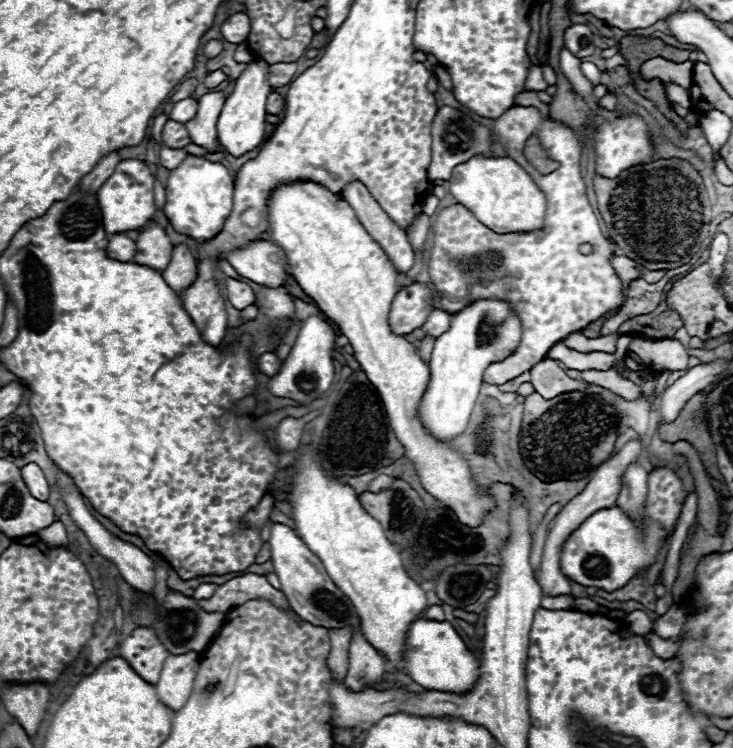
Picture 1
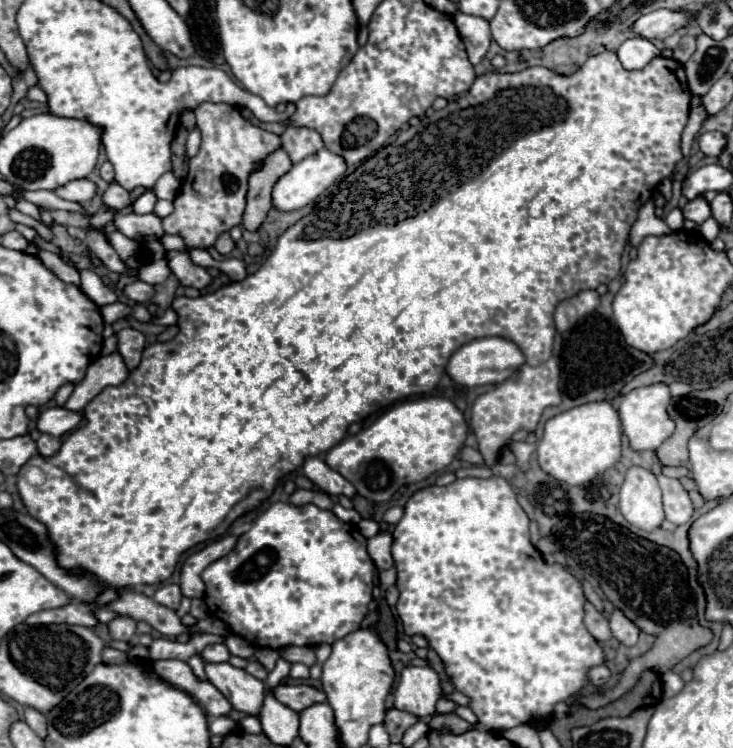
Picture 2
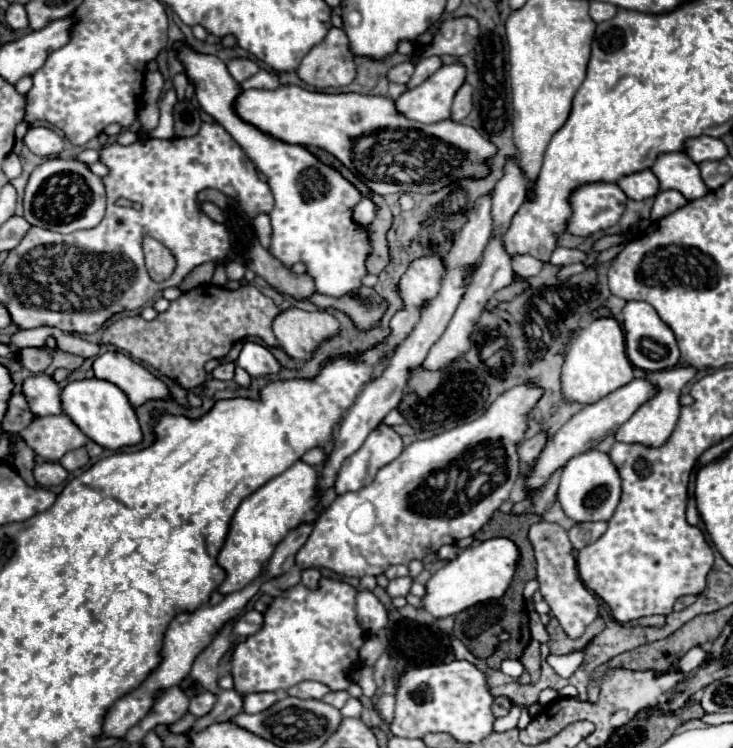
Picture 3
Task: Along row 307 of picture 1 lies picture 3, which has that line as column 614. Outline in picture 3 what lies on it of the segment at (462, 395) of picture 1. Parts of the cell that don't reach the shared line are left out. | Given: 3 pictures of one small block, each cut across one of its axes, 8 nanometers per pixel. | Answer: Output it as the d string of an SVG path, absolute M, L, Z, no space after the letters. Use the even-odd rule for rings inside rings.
M590 450L580 456L574 456L562 470L558 486L558 502L564 514L574 522L610 520L620 502L620 476L616 466L610 462L608 454Z

